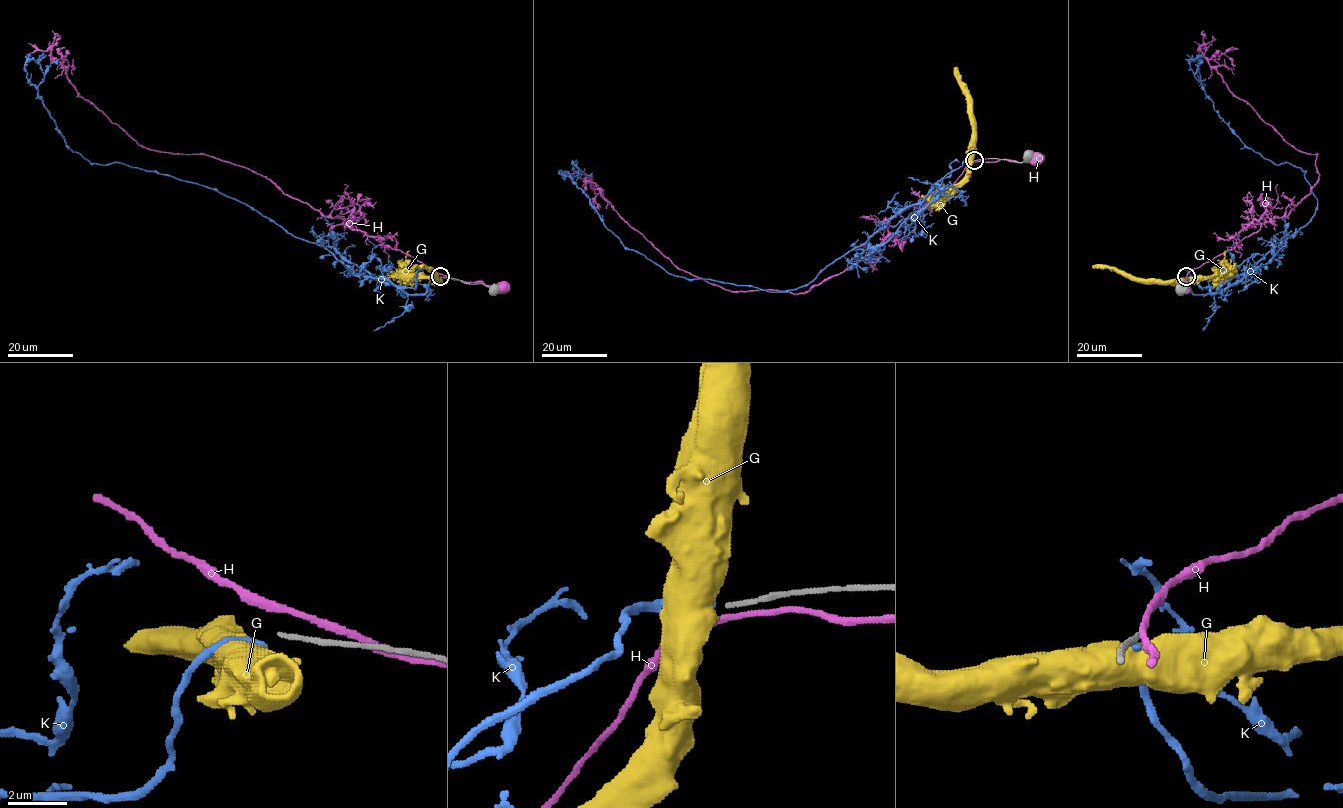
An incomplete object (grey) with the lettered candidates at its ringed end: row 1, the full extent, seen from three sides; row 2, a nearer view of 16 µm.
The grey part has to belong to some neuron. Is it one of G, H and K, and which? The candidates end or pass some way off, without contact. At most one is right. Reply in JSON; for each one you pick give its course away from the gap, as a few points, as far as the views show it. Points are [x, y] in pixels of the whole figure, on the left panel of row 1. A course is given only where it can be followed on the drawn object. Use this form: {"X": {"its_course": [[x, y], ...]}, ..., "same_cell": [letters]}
{"same_cell": []}

